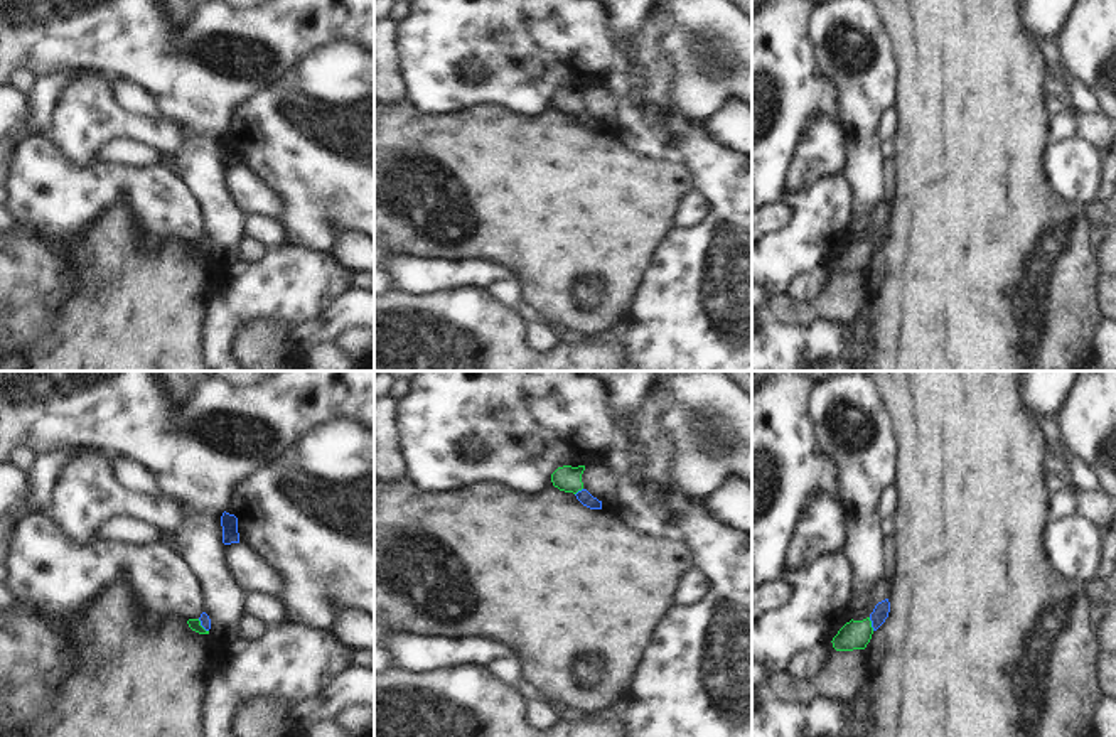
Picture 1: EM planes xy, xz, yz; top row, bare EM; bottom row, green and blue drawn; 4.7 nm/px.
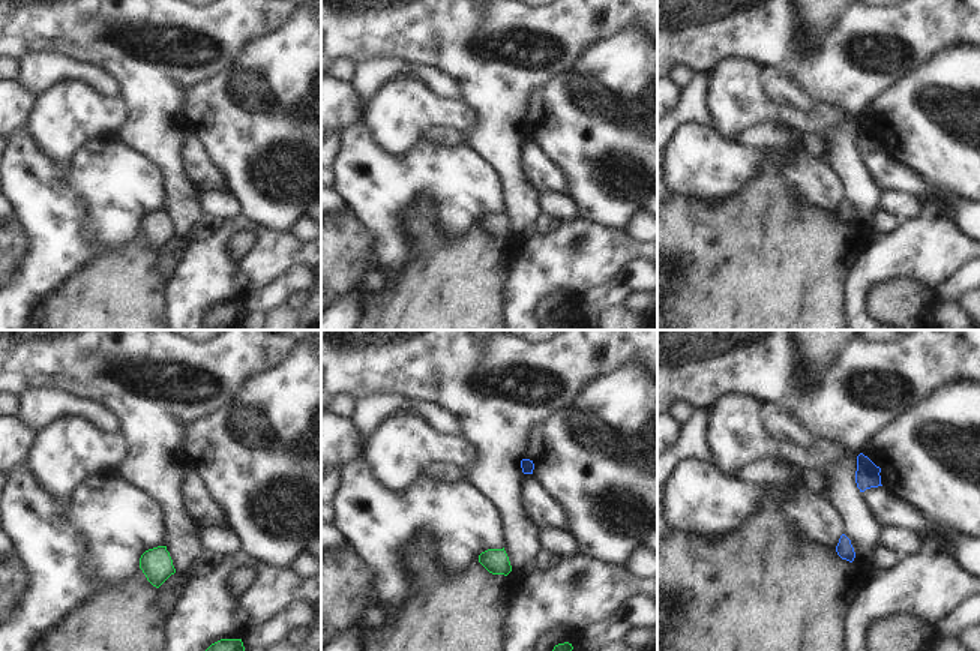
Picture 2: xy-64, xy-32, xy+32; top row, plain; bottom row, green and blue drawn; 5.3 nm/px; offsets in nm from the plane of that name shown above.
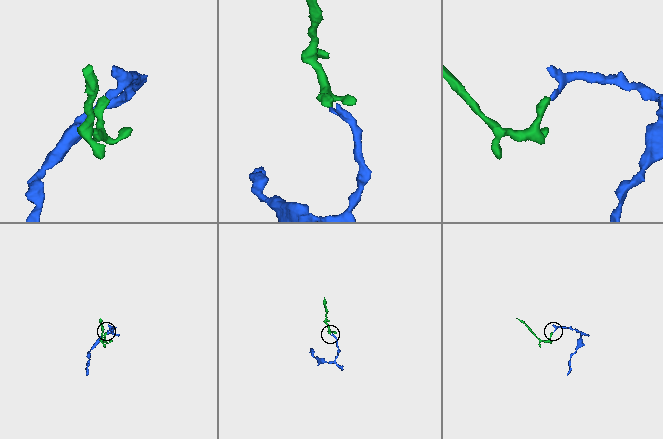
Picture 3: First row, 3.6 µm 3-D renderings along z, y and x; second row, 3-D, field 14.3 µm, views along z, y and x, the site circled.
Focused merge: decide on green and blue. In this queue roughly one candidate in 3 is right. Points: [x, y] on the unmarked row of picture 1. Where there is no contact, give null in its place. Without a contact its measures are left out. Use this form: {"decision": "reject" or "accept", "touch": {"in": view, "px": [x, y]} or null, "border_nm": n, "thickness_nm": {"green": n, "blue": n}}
{"decision": "accept", "touch": {"in": "yz", "px": [870, 247]}, "border_nm": 70, "thickness_nm": {"green": 140, "blue": 80}}

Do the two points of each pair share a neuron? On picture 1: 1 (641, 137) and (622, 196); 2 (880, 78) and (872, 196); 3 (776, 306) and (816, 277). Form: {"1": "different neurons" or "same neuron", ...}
{"1": "different neurons", "2": "same neuron", "3": "different neurons"}

